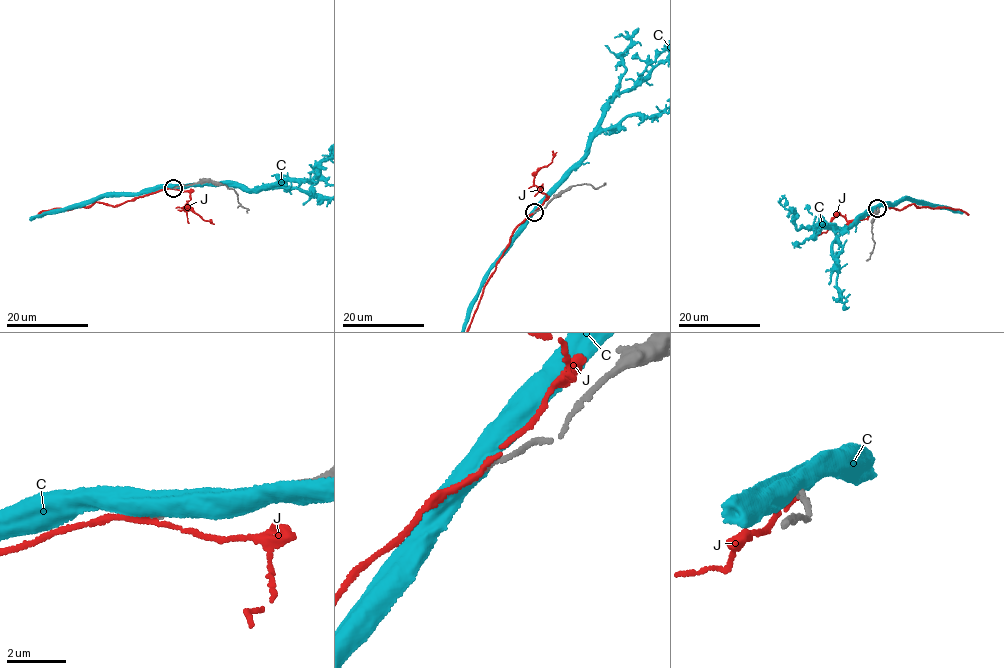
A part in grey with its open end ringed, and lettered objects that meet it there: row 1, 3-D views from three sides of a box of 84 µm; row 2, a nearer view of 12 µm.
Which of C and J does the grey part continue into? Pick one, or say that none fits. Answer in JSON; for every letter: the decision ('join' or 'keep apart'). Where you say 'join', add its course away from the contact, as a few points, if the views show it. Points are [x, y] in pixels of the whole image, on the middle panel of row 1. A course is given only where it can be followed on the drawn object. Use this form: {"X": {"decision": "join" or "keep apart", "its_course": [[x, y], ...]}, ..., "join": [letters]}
{"C": {"decision": "keep apart"}, "J": {"decision": "join"}, "join": ["J"]}

